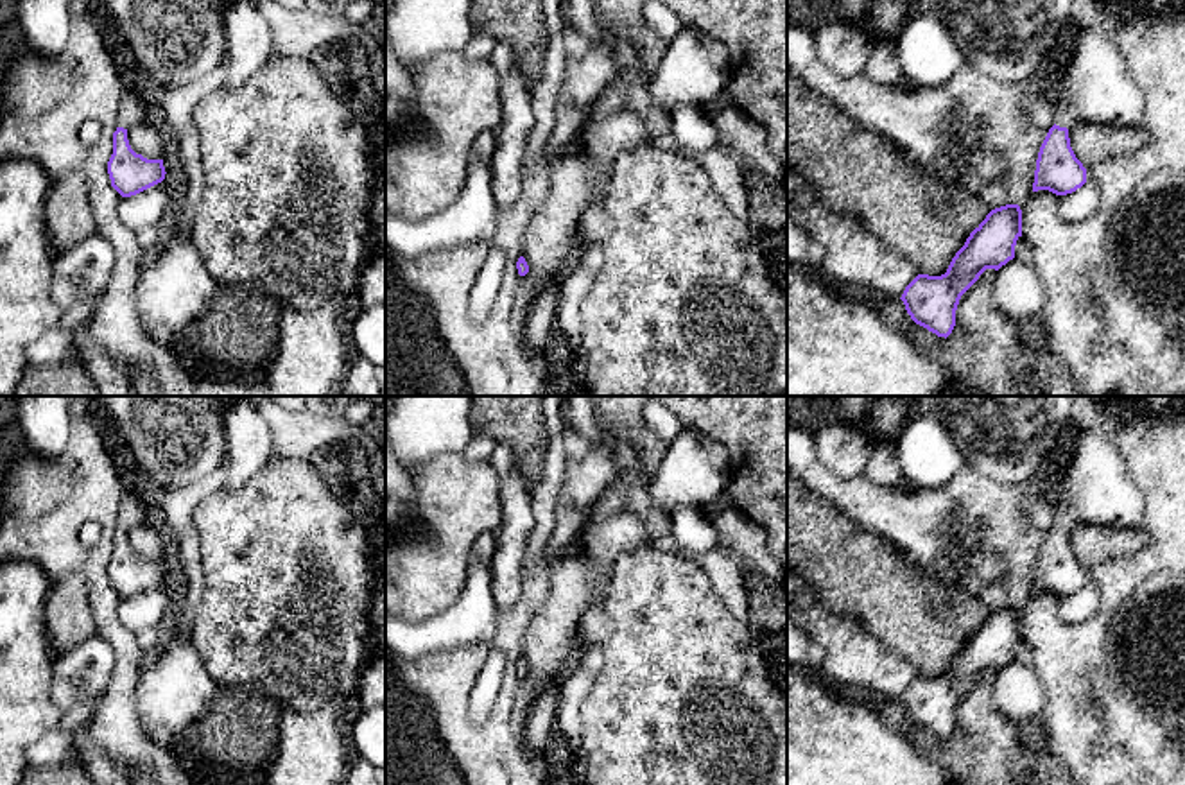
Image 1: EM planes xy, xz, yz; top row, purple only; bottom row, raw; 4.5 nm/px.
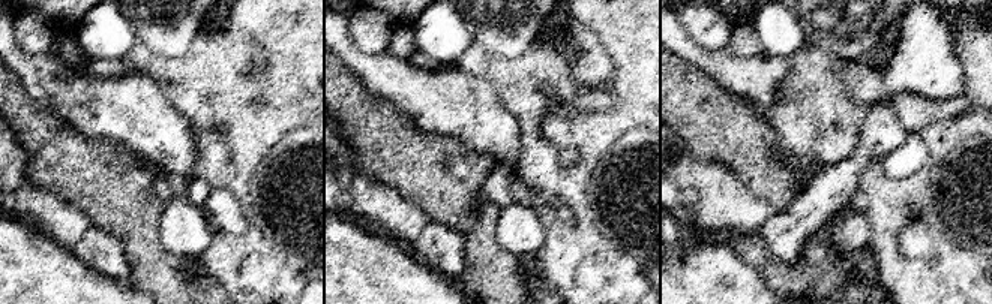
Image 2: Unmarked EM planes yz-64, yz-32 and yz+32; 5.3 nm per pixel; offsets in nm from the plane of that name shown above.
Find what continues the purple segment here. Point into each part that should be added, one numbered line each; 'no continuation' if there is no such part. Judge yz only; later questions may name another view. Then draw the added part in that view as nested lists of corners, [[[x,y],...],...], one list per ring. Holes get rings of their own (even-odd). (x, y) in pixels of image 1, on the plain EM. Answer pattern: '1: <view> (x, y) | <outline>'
1: yz (1099, 491) | [[[1095,428],[1081,430],[1065,477],[1065,498],[1054,511],[1054,525],[1067,531],[1076,523],[1137,531],[1142,516],[1144,495],[1129,477],[1120,452],[1106,434]]]

